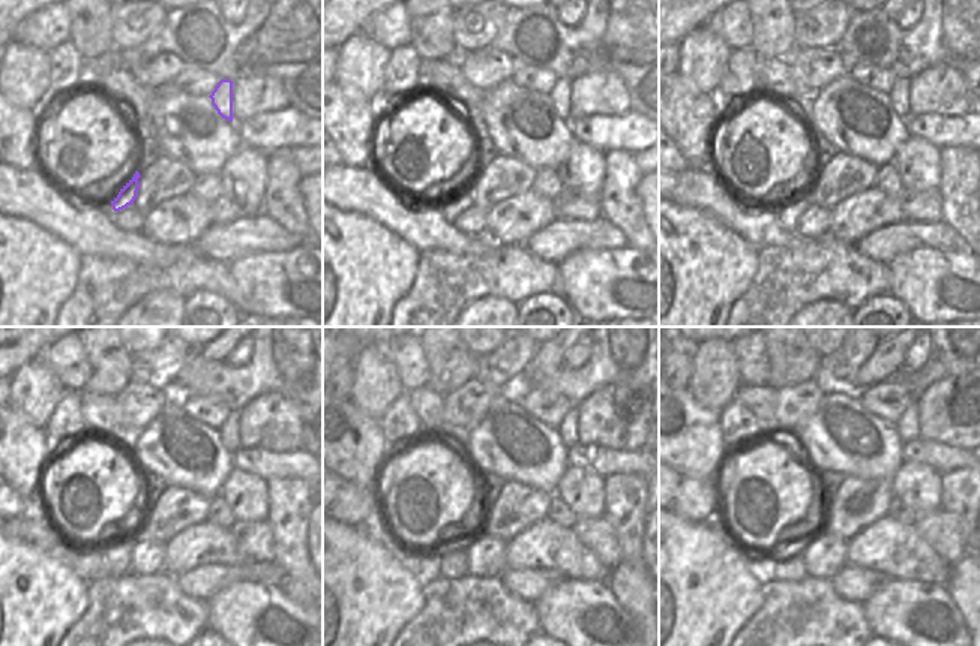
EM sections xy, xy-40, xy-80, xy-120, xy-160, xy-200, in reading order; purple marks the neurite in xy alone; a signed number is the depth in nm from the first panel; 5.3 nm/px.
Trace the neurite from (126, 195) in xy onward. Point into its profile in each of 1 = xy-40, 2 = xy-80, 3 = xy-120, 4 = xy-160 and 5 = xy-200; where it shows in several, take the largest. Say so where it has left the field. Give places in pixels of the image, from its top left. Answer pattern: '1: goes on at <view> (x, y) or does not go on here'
1: goes on at xy-40 (461, 201)
2: goes on at xy-80 (788, 212)
3: goes on at xy-120 (117, 552)
4: goes on at xy-160 (452, 564)
5: goes on at xy-200 (788, 564)

